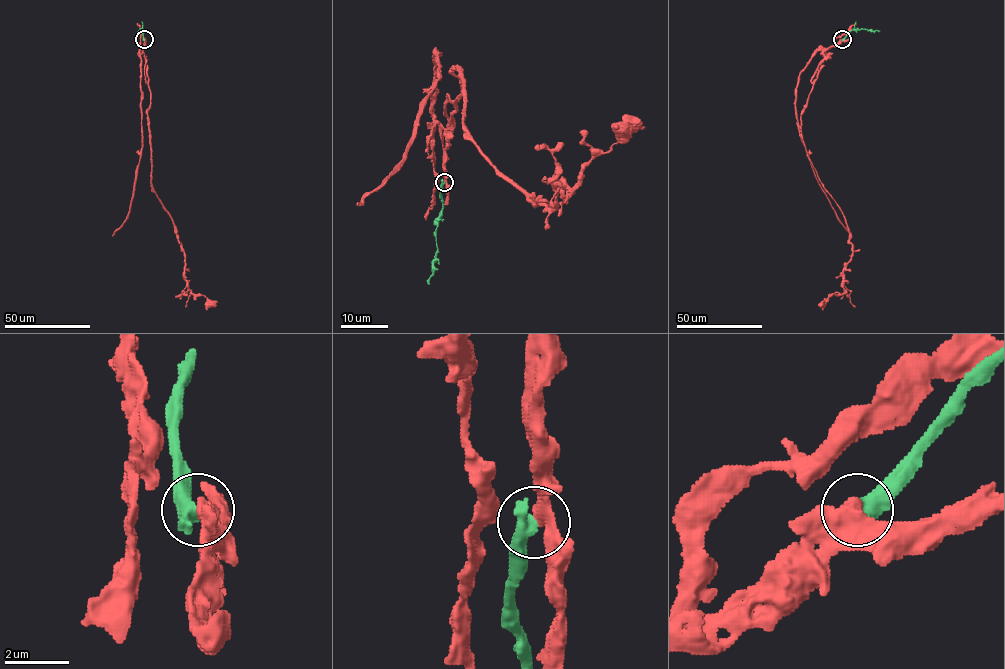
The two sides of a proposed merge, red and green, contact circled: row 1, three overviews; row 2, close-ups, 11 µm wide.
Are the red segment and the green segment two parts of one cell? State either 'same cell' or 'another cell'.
another cell

